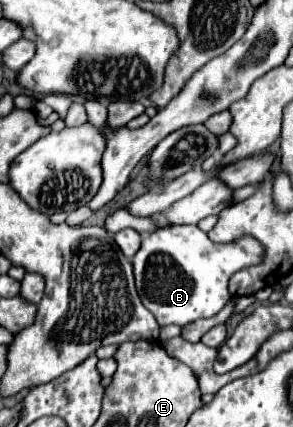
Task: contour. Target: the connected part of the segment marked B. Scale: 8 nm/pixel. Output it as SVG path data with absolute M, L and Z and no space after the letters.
M197 225L165 227L165 229L159 229L159 231L151 233L151 235L145 235L143 243L141 243L141 249L133 257L137 291L139 291L139 297L141 297L143 305L155 315L159 327L165 327L165 325L183 327L183 325L189 325L197 319L217 315L225 307L225 303L231 301L231 293L229 293L231 275L235 271L243 269L243 267L259 263L261 255L263 255L261 245L255 239L249 239L249 237L243 237L235 243L217 245Z

